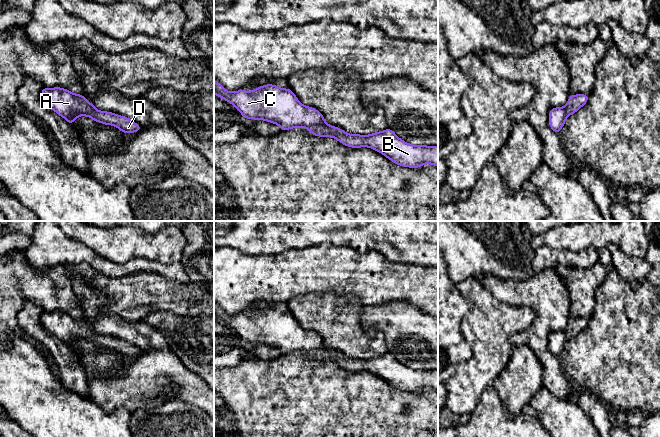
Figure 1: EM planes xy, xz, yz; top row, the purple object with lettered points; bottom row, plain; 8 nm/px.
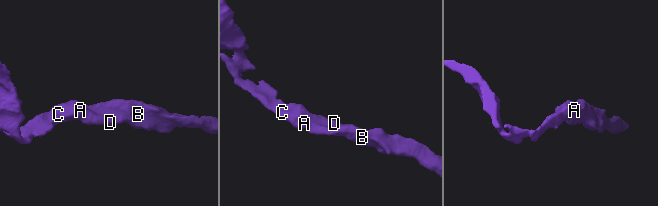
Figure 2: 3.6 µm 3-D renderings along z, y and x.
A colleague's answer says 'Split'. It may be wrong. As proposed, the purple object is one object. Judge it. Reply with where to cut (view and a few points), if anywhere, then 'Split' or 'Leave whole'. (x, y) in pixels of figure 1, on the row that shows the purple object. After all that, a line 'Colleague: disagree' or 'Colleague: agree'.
No split. Leave whole
Colleague: disagree

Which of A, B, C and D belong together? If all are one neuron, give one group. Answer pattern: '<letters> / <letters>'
A B C D

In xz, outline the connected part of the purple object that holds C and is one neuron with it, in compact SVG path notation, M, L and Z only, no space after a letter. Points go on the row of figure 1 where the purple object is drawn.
M214 80L214 94L234 105L245 119L274 123L281 131L307 128L314 136L335 138L347 147L374 149L399 166L419 168L431 164L438 167L438 146L409 144L390 128L369 135L346 133L328 125L321 112L303 105L289 88L266 84L252 91L230 92Z

